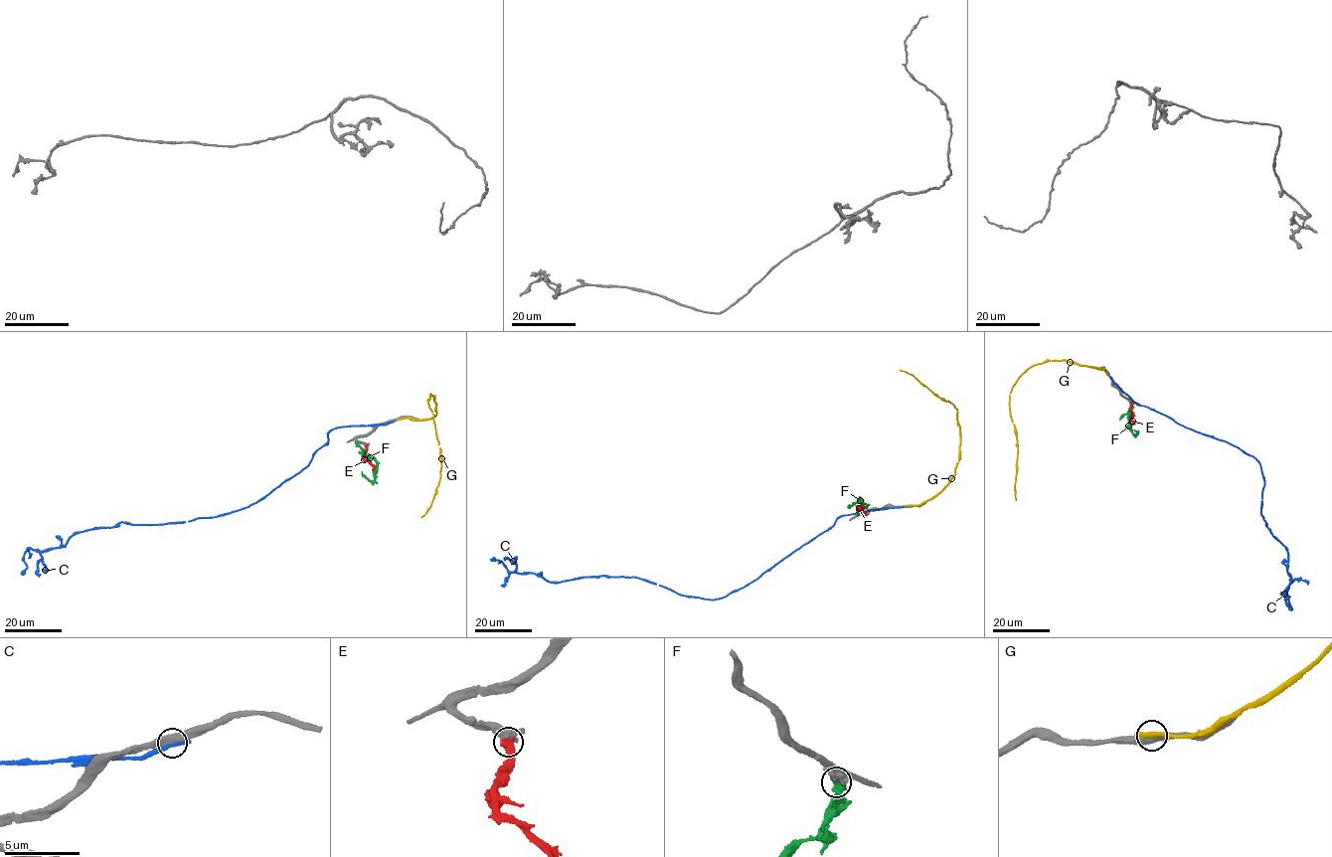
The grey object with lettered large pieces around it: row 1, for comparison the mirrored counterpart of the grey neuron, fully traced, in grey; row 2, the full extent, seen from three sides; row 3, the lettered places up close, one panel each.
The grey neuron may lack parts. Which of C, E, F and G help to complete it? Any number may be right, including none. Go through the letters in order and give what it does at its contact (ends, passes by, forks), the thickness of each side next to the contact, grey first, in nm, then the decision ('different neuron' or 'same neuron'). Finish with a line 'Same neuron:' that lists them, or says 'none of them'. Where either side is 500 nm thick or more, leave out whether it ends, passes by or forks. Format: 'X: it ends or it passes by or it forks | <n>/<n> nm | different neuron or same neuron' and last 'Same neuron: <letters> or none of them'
C: it ends | 360/440 nm | different neuron
E: 460/550 nm | same neuron
F: 420/550 nm | different neuron
G: it ends | 400/420 nm | different neuron
Same neuron: E

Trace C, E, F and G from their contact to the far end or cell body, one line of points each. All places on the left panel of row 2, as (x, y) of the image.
C: (391, 422), (331, 429), (307, 466), (243, 508), (74, 533), (59, 547), (28, 549), (21, 574)
E: (366, 445), (364, 459), (377, 471)
F: (357, 441), (377, 463), (374, 480), (362, 471)
G: (400, 419), (432, 418), (434, 397), (429, 393), (427, 402), (441, 450), (440, 479), (421, 517)

